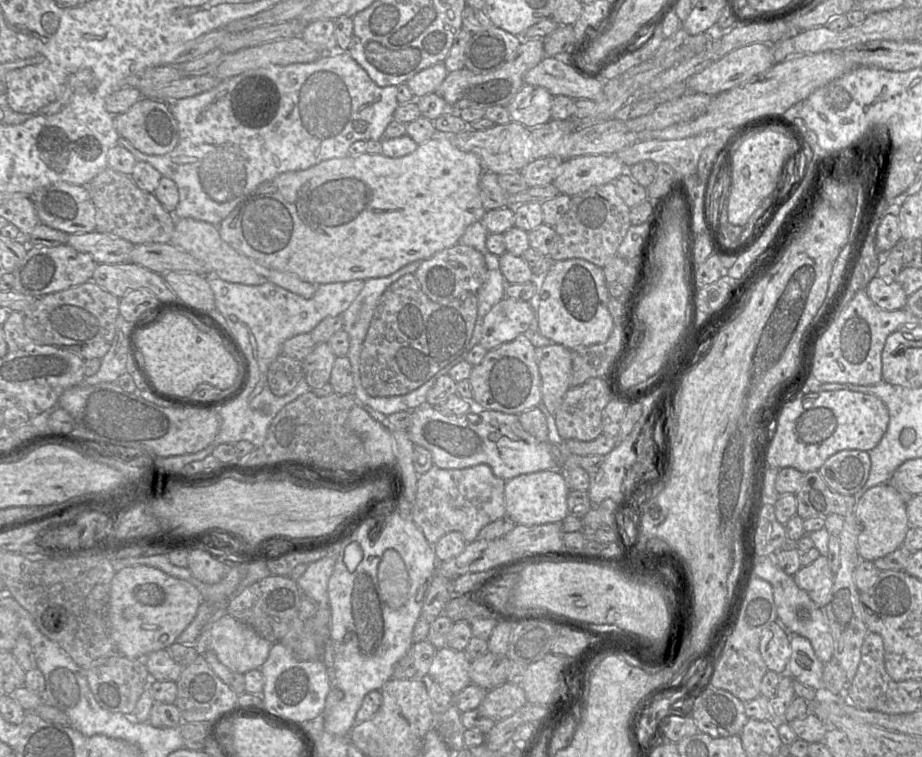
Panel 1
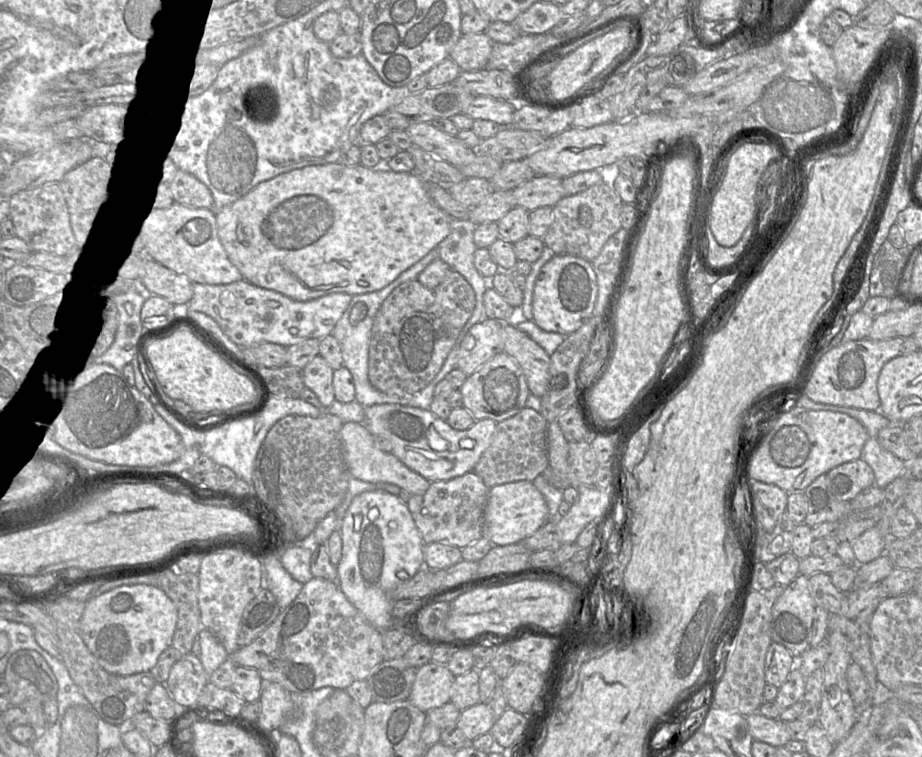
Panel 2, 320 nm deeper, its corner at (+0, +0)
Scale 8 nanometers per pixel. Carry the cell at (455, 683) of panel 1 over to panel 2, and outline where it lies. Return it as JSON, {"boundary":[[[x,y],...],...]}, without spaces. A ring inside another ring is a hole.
{"boundary":[[[430,661],[417,669],[408,700],[423,712],[441,707],[451,700],[455,678],[446,664]]]}

